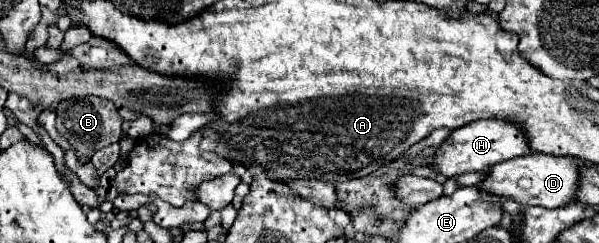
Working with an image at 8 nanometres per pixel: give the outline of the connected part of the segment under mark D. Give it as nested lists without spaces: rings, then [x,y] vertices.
[[[524,155],[516,159],[508,159],[504,163],[496,163],[486,173],[486,179],[478,185],[480,191],[492,195],[492,199],[516,201],[524,207],[538,205],[538,207],[560,207],[564,203],[574,201],[574,193],[578,189],[578,161],[572,157],[552,157],[552,155]]]

